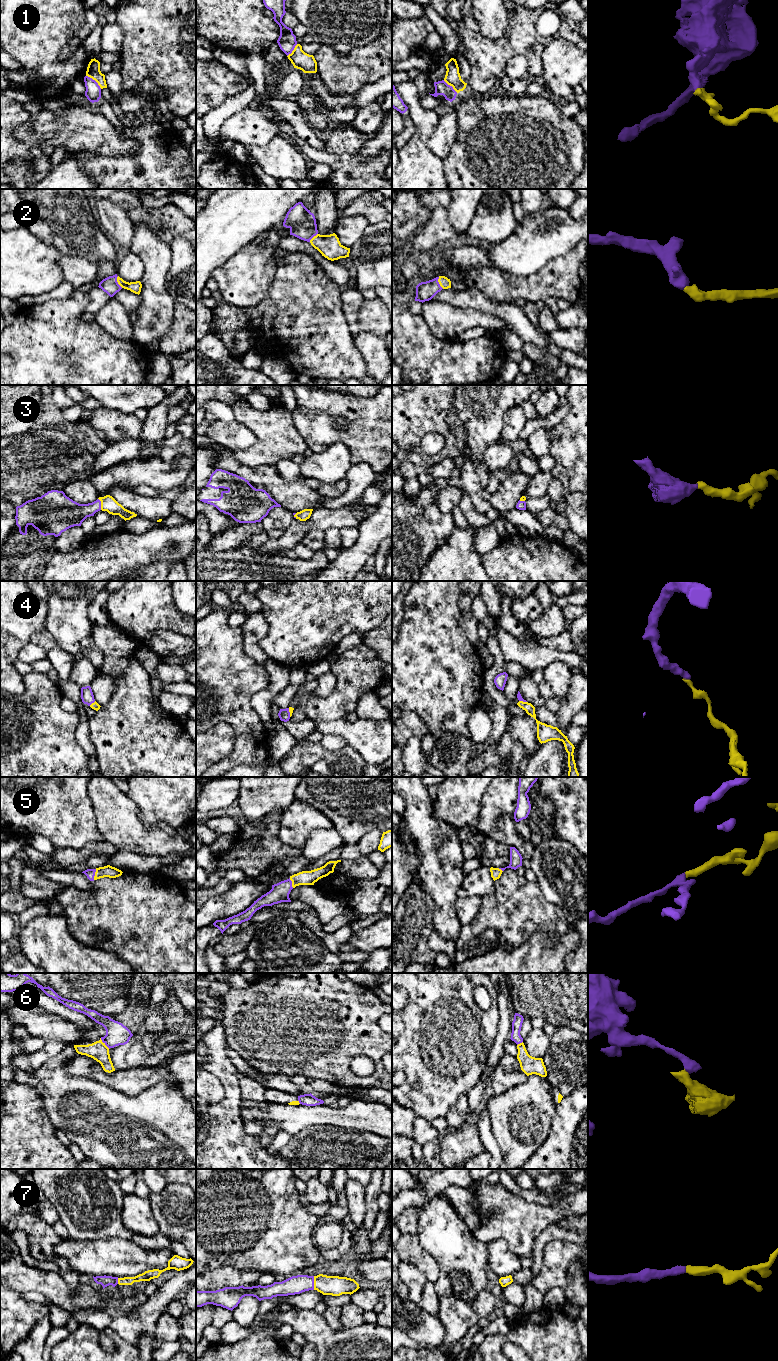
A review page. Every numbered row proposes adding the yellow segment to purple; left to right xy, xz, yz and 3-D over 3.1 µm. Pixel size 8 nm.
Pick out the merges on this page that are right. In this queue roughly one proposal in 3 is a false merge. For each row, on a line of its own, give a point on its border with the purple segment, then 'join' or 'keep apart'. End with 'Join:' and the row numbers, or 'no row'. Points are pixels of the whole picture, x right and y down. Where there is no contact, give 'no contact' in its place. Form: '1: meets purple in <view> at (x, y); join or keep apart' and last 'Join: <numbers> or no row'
1: meets purple in xy at (94, 80); keep apart
2: meets purple in xy at (117, 282); join
3: meets purple in xy at (100, 504); join
4: meets purple in xy at (92, 702); join
5: meets purple in xy at (94, 874); join
6: meets purple in xy at (104, 1042); keep apart
7: meets purple in xz at (313, 1283); join
Join: 2, 3, 4, 5, 7

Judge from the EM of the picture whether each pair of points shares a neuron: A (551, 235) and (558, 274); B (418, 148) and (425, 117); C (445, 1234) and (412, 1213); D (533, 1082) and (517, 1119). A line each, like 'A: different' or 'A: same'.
A: different
B: same
C: different
D: same

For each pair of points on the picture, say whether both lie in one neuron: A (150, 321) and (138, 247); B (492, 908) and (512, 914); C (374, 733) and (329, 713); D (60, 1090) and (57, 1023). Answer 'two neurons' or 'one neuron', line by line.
A: one neuron
B: one neuron
C: two neurons
D: two neurons

